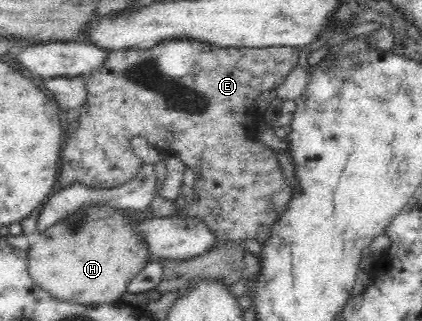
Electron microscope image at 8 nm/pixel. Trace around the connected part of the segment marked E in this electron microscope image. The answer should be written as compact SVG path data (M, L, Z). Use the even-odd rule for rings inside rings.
M169 39L163 42L157 43L150 49L136 50L120 49L111 51L104 61L95 72L91 74L84 74L82 79L84 80L87 89L86 103L81 107L80 116L78 118L79 126L76 131L71 132L70 136L66 140L66 145L62 147L62 171L60 171L60 179L58 184L60 189L68 188L73 185L74 182L80 183L88 188L114 188L126 183L130 183L144 165L140 157L136 155L130 145L130 139L134 136L142 136L152 148L162 149L166 151L174 151L178 153L180 160L186 164L186 166L194 171L196 182L194 185L195 196L194 200L188 205L188 216L200 216L203 223L214 232L214 235L218 240L235 241L242 243L245 239L256 239L263 243L270 237L270 228L273 227L275 220L287 209L288 201L290 201L291 187L288 185L283 172L278 165L276 159L276 152L269 147L266 147L264 143L258 140L252 141L248 139L248 129L256 125L256 117L254 117L254 108L256 107L255 100L262 91L268 91L268 89L277 88L286 79L286 75L292 71L292 67L298 65L298 51L297 47L286 46L272 46L272 47L258 47L258 48L246 48L246 47L218 47L213 43L198 42L191 39Z

